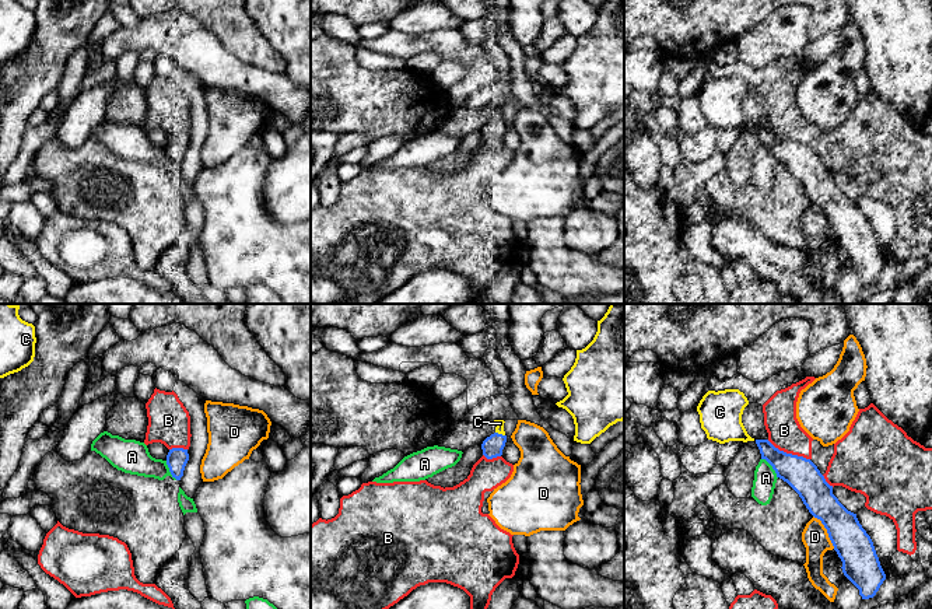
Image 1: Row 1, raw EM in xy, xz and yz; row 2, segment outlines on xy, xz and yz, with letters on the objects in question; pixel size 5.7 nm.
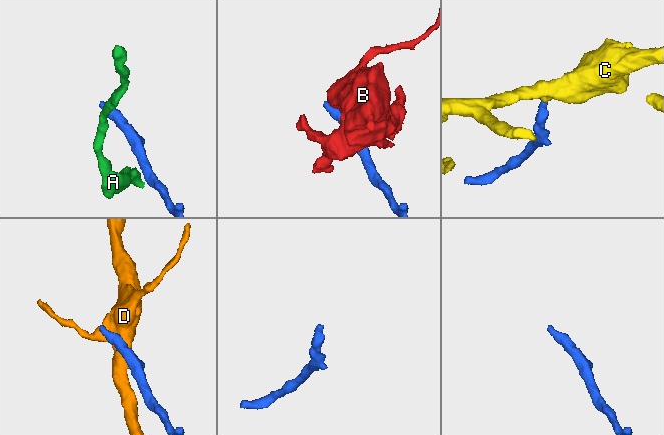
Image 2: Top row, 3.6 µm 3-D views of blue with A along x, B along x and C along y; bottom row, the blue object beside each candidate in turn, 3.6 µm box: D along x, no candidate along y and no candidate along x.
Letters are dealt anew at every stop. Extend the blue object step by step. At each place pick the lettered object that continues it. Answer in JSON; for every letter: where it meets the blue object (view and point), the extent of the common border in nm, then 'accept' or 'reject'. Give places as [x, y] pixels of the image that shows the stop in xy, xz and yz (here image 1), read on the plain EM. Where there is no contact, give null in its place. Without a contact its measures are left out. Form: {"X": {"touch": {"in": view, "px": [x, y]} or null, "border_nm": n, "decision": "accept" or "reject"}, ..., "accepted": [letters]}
{"A": {"touch": {"in": "yz", "px": [773, 154]}, "border_nm": 150, "decision": "reject"}, "B": {"touch": {"in": "yz", "px": [788, 140]}, "border_nm": 280, "decision": "reject"}, "C": {"touch": {"in": "xz", "px": [500, 121]}, "border_nm": 60, "decision": "accept"}, "D": {"touch": {"in": "yz", "px": [827, 217]}, "border_nm": 220, "decision": "reject"}, "accepted": ["C"]}

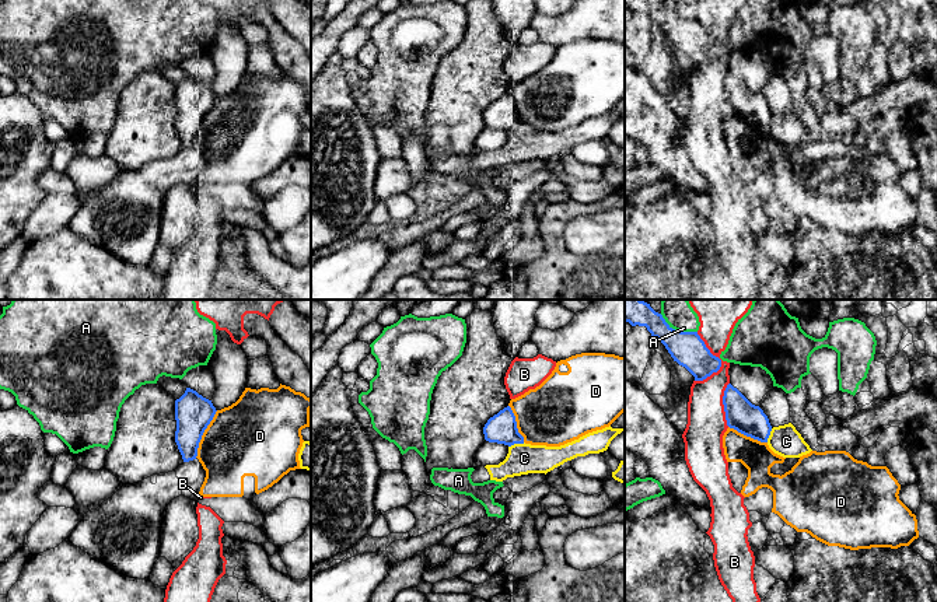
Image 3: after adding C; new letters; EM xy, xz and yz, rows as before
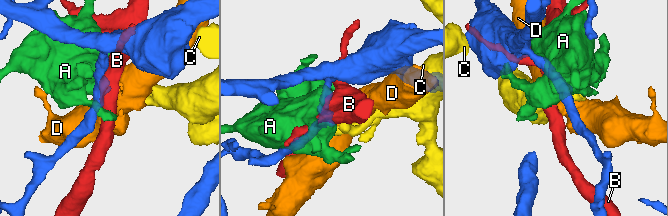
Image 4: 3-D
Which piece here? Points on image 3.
{"A": {"touch": {"in": "yz", "px": [678, 17]}, "border_nm": 240, "decision": "reject"}, "B": {"touch": {"in": "yz", "px": [719, 45]}, "border_nm": 280, "decision": "reject"}, "C": {"touch": {"in": "xz", "px": [516, 129]}, "border_nm": 100, "decision": "reject"}, "D": {"touch": {"in": "xy", "px": [202, 121]}, "border_nm": 300, "decision": "reject"}, "accepted": []}

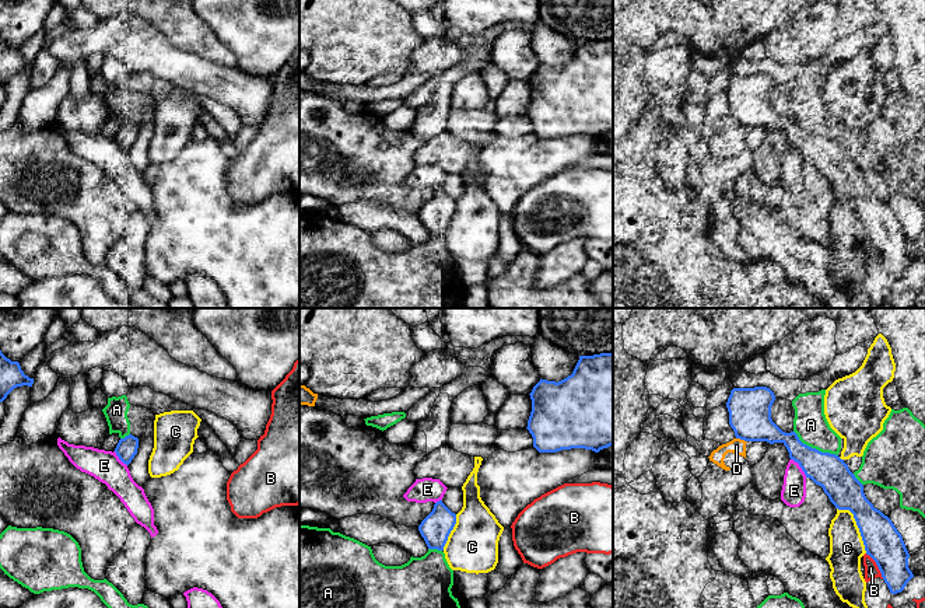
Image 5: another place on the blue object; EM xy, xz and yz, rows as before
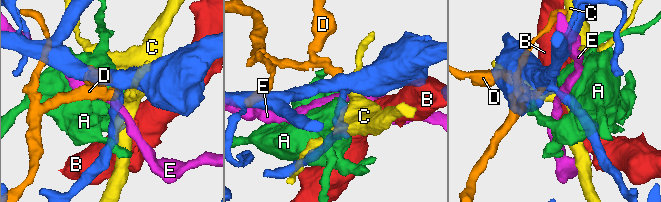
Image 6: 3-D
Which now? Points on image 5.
{"A": {"touch": {"in": "yz", "px": [815, 135]}, "border_nm": 300, "decision": "reject"}, "B": {"touch": {"in": "yz", "px": [876, 250]}, "border_nm": 180, "decision": "reject"}, "C": {"touch": {"in": "yz", "px": [857, 210]}, "border_nm": 320, "decision": "reject"}, "D": {"touch": {"in": "yz", "px": [742, 125]}, "border_nm": 70, "decision": "reject"}, "E": {"touch": {"in": "yz", "px": [799, 152]}, "border_nm": 140, "decision": "reject"}, "accepted": []}

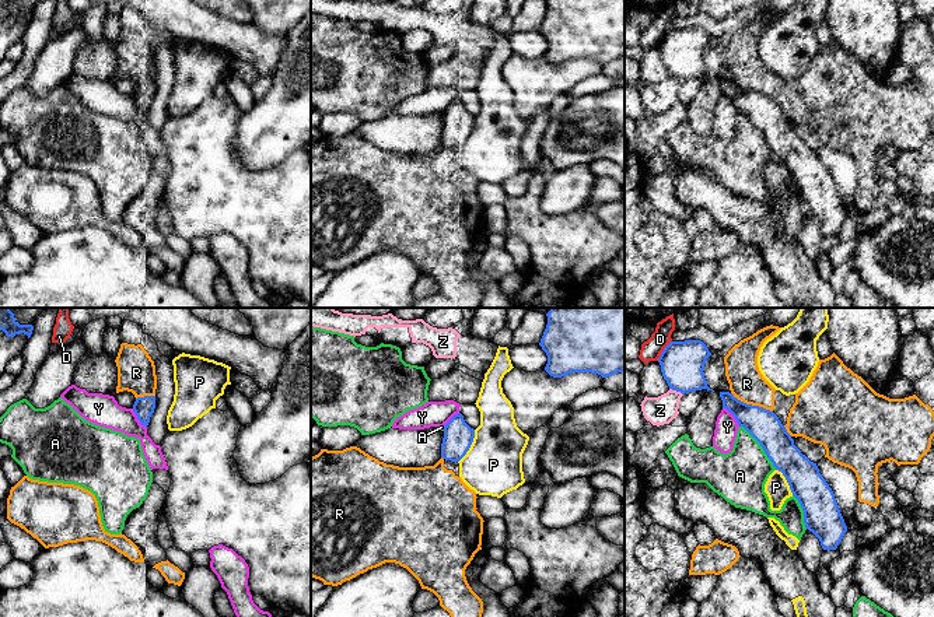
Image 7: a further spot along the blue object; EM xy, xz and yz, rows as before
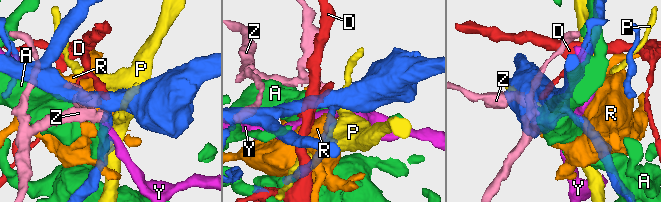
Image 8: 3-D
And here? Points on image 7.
{"A": {"touch": {"in": "yz", "px": [761, 132]}, "border_nm": 340, "decision": "reject"}, "D": {"touch": {"in": "yz", "px": [664, 37]}, "border_nm": 150, "decision": "reject"}, "P": {"touch": {"in": "xz", "px": [469, 133]}, "border_nm": 220, "decision": "reject"}, "R": {"touch": {"in": "yz", "px": [751, 91]}, "border_nm": 260, "decision": "reject"}, "Y": {"touch": {"in": "xy", "px": [137, 105]}, "border_nm": 150, "decision": "reject"}, "Z": {"touch": {"in": "yz", "px": [677, 77]}, "border_nm": 90, "decision": "reject"}, "accepted": []}

